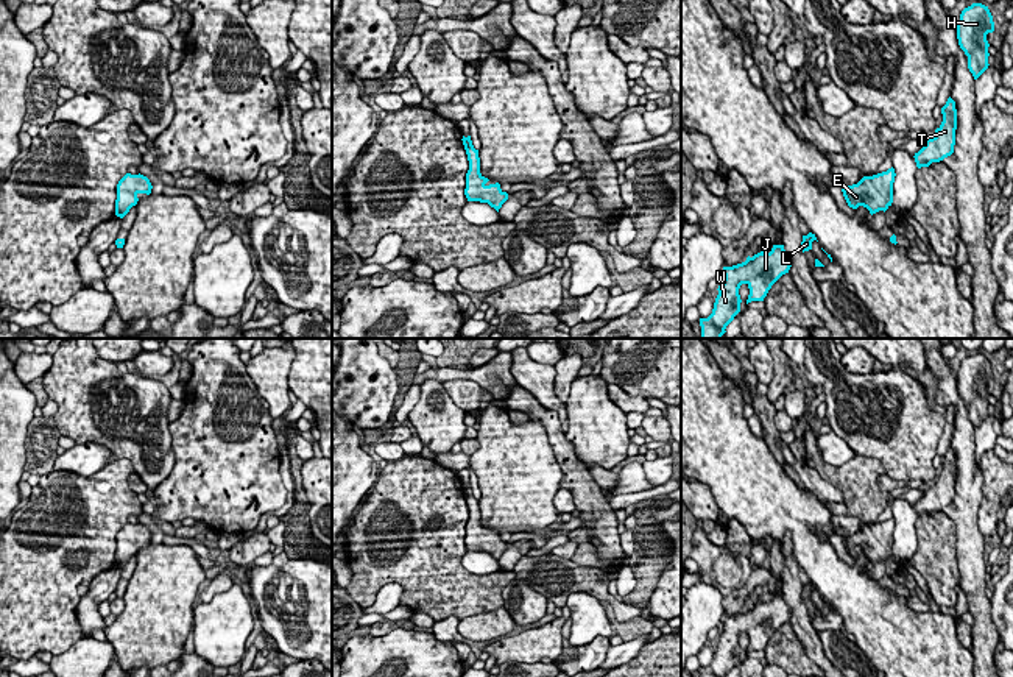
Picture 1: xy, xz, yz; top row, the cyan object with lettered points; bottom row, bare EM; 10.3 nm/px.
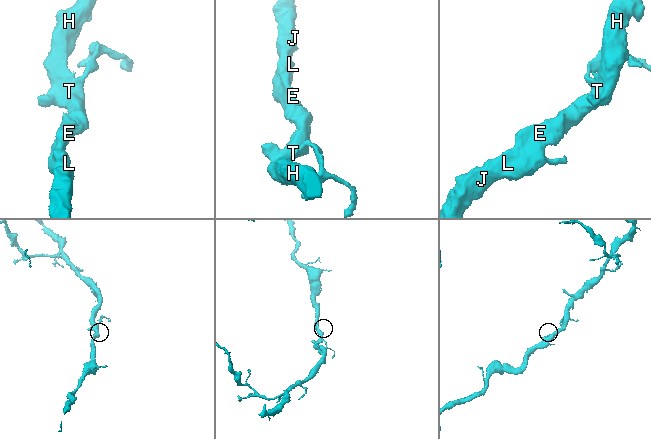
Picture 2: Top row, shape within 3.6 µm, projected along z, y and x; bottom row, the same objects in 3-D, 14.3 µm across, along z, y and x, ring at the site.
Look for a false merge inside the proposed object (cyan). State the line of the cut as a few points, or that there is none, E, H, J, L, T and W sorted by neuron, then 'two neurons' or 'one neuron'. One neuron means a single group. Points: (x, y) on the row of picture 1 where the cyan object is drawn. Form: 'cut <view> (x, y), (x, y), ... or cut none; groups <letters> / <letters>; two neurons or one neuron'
cut none; groups E H J L T W; one neuron

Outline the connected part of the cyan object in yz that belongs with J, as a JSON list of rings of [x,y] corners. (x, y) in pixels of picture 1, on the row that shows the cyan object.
[[[773,245],[770,253],[757,253],[747,257],[745,262],[723,267],[723,284],[718,285],[718,295],[714,303],[712,314],[708,318],[700,318],[700,338],[722,338],[726,326],[740,312],[739,289],[747,284],[751,301],[764,301],[771,285],[785,273],[789,273],[792,261],[784,250],[784,245]]]

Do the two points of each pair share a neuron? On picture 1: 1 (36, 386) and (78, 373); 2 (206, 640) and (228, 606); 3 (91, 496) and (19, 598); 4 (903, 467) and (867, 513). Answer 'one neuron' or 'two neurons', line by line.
1: two neurons
2: one neuron
3: one neuron
4: two neurons

